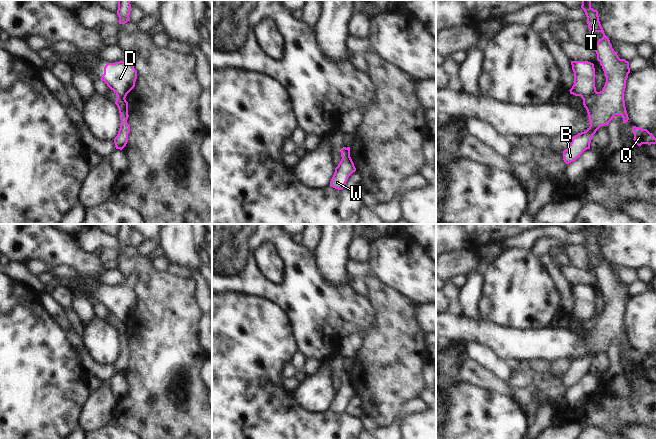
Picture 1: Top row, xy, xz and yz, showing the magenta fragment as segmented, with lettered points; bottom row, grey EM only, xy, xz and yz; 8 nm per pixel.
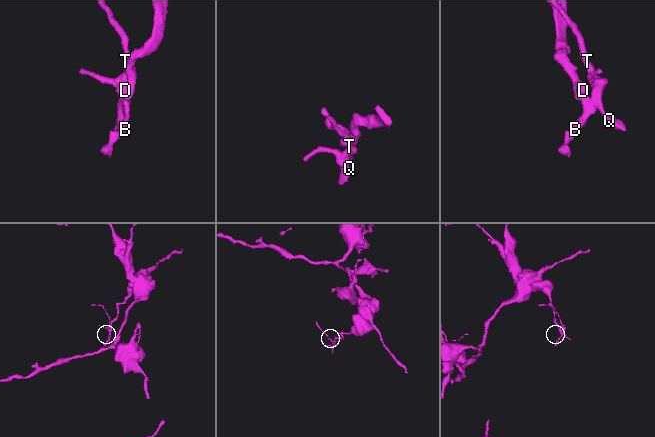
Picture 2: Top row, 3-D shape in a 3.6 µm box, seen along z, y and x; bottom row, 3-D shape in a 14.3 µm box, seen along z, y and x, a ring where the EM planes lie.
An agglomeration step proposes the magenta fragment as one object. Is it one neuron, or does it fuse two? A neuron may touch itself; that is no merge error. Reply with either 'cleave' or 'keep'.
cleave

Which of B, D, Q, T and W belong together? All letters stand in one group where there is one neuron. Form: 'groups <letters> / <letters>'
groups B Q T W / D

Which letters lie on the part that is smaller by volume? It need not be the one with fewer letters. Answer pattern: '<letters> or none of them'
B, Q, T, W

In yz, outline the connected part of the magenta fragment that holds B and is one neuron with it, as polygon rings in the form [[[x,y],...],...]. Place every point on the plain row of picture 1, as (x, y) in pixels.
[[[582,224],[581,232],[587,241],[588,252],[603,258],[594,274],[605,297],[606,306],[600,316],[595,315],[583,324],[590,350],[586,355],[573,360],[568,372],[563,375],[563,384],[566,388],[575,385],[585,374],[590,373],[593,359],[601,350],[608,349],[615,339],[621,339],[623,347],[629,344],[624,324],[626,304],[630,297],[629,286],[620,283],[612,272],[600,248],[598,235],[591,231],[591,225]]]

